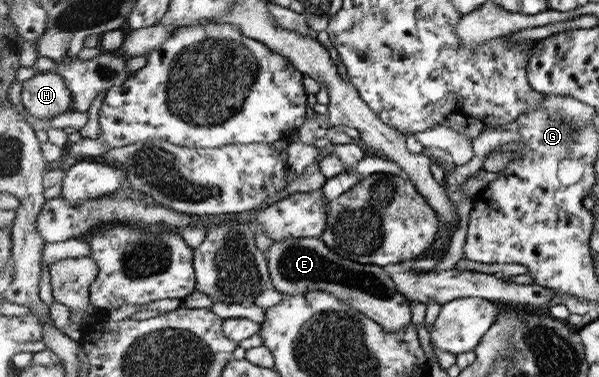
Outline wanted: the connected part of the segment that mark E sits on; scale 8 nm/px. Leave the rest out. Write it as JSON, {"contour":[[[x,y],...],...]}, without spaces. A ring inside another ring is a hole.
{"contour":[[[319,237],[284,238],[274,242],[266,252],[272,286],[285,294],[309,291],[333,293],[338,299],[375,320],[385,332],[399,332],[411,323],[410,301],[401,294],[386,268],[359,264],[339,256]]]}

